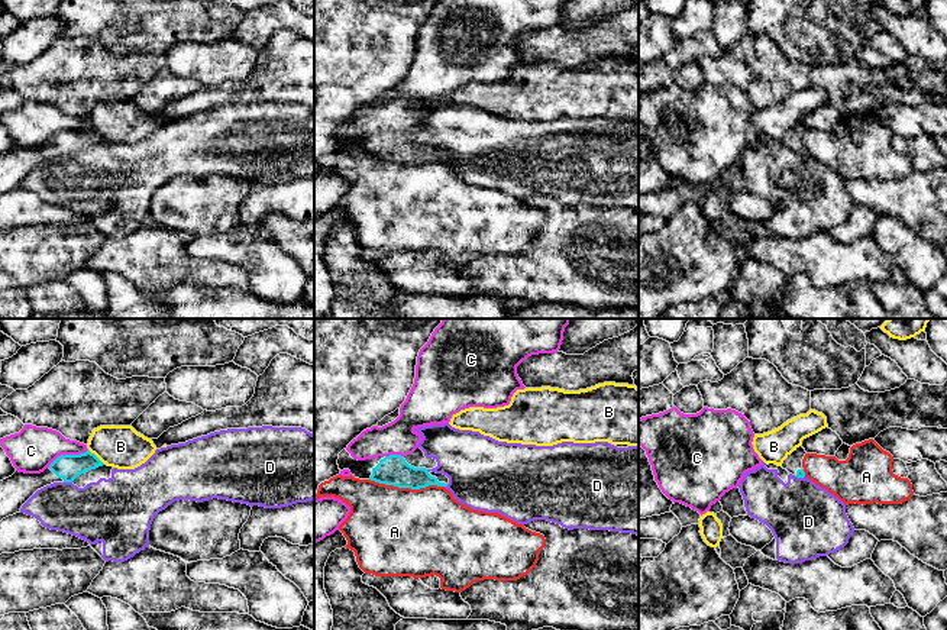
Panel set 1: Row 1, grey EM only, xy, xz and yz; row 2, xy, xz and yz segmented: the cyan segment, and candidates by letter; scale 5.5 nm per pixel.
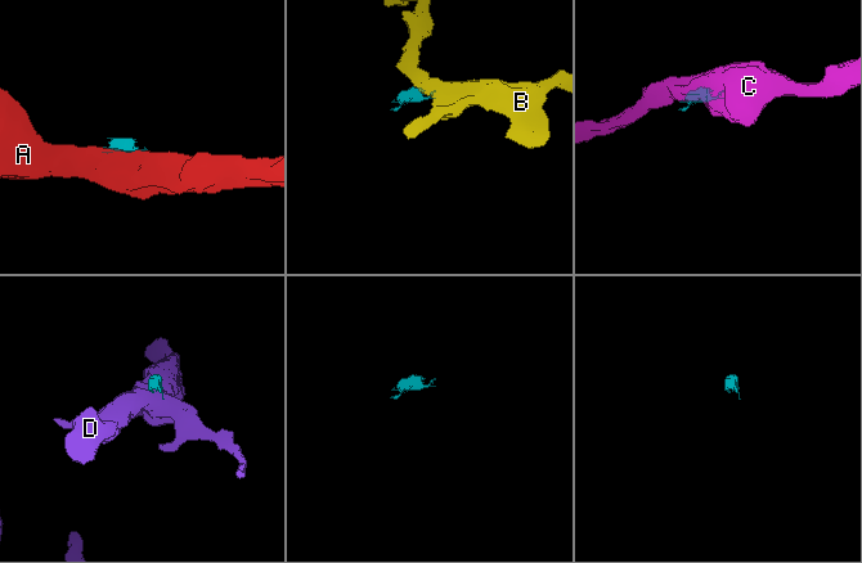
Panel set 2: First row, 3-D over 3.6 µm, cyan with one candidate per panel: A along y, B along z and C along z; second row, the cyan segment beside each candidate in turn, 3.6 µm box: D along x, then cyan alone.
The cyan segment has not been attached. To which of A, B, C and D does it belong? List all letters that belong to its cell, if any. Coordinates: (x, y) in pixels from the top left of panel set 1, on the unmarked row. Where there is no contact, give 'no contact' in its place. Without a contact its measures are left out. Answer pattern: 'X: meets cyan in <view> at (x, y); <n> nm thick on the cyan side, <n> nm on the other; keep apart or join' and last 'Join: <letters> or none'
A: meets cyan in xz at (407, 162); 170 nm thick on the cyan side, 480 nm on the other; keep apart
B: meets cyan in xy at (96, 132); 140 nm thick on the cyan side, 240 nm on the other; keep apart
C: meets cyan in xy at (67, 131); 140 nm thick on the cyan side, 260 nm on the other; keep apart
D: meets cyan in xy at (68, 157); 140 nm thick on the cyan side, 340 nm on the other; keep apart
Join: none

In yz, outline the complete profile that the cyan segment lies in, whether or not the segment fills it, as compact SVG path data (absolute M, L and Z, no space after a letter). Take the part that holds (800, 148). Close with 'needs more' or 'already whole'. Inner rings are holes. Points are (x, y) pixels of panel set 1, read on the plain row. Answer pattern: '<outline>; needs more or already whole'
M802 122L796 123L788 133L783 136L782 143L786 145L789 149L804 154L805 148L802 143L802 135L805 132L805 125Z; needs more

